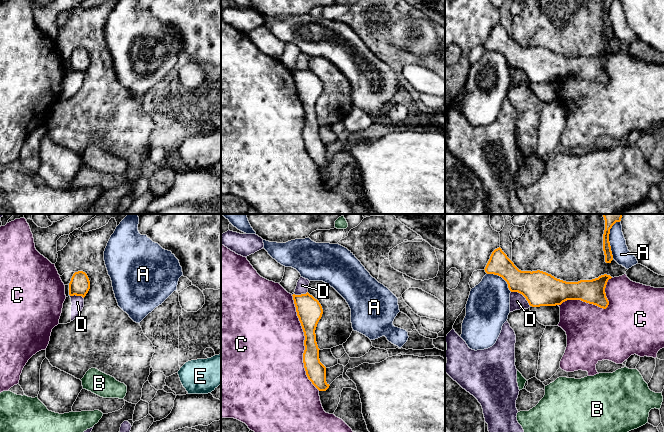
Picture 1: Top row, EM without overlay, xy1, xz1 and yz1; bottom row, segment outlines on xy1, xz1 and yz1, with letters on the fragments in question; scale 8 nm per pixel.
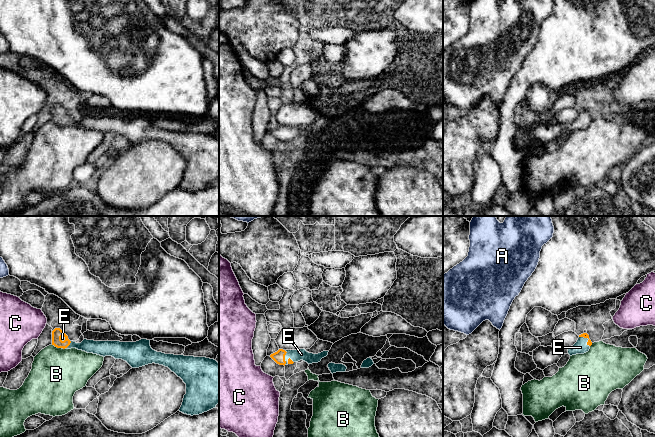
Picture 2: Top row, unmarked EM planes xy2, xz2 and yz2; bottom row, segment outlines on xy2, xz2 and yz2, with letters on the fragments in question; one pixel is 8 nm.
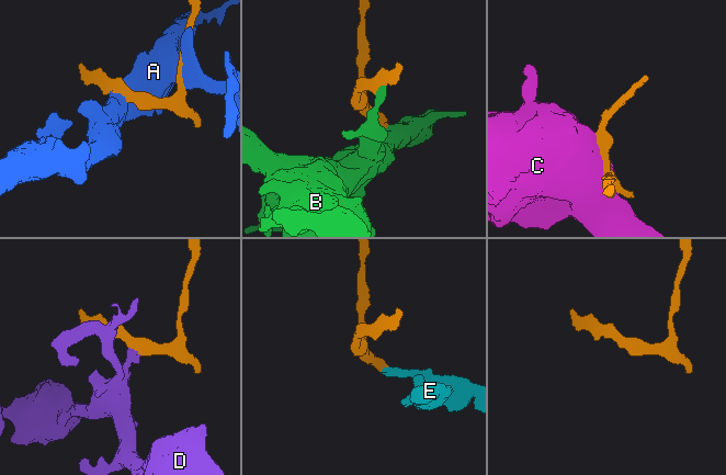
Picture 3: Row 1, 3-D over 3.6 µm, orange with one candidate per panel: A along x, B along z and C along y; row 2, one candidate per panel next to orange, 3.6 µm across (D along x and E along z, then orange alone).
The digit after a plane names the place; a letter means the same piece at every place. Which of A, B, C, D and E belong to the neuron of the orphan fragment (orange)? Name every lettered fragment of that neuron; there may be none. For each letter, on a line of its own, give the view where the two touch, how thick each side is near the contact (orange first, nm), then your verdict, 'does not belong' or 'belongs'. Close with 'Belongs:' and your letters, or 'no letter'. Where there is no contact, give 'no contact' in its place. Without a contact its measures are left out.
A: contact in yz1; calibres 60 and 140 nm; does not belong
B: contact in xy2; calibres 90 and 420 nm; does not belong
C: contact in xz1; calibres 190 and 500 nm; does not belong
D: contact in yz1; calibres 280 and 130 nm; does not belong
E: contact in xz2; calibres 100 and 100 nm; belongs
Belongs: E

